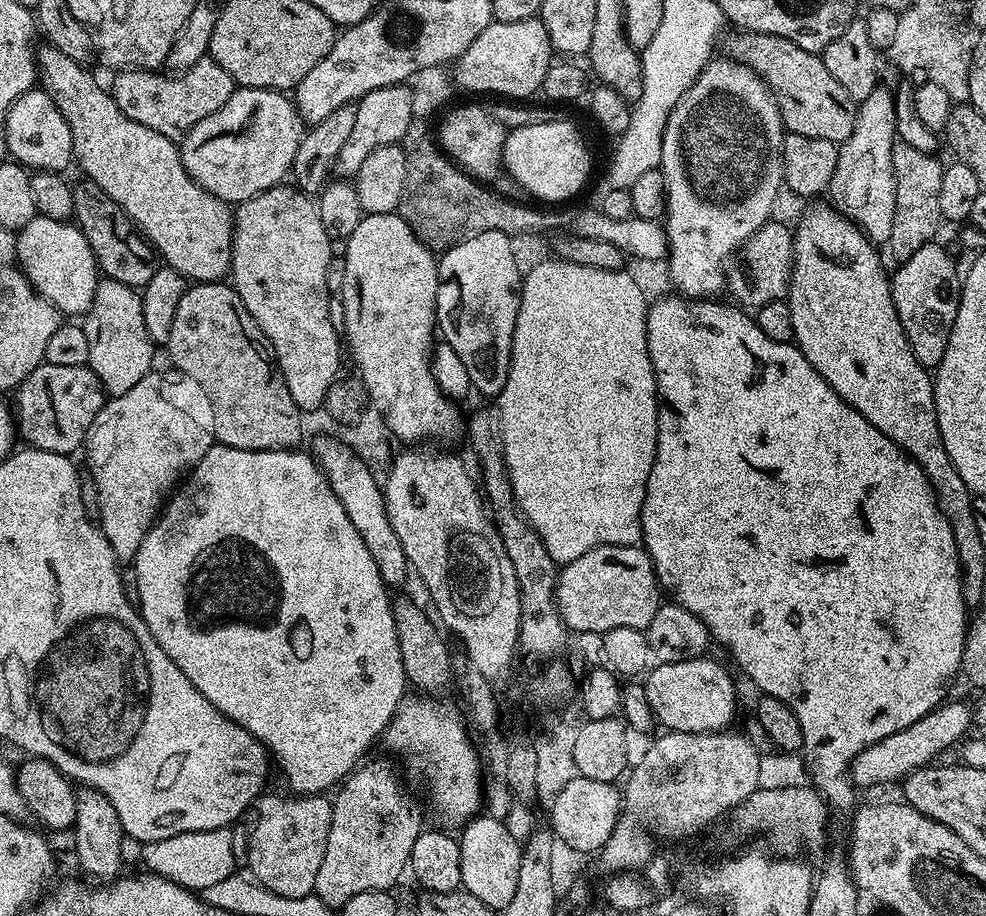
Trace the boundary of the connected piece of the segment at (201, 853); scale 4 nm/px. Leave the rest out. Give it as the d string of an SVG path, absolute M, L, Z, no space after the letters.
M231 827L218 830L198 830L186 834L174 834L170 838L158 838L143 845L140 860L153 876L161 876L183 888L191 888L203 894L208 886L217 885L237 871L236 844L232 841Z

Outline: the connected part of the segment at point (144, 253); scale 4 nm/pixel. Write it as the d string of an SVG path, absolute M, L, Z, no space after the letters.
M85 179L83 183L72 189L72 216L94 254L97 269L109 280L143 290L156 273L157 253L114 198L107 196L93 180Z

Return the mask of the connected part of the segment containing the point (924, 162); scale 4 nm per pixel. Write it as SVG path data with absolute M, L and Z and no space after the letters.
M897 142L892 151L894 162L894 178L896 179L896 209L894 210L894 226L890 226L890 238L887 247L903 262L910 258L922 246L933 243L936 227L942 224L938 194L942 187L942 174L945 165L936 161L937 157L929 152L914 150L914 146L906 146Z

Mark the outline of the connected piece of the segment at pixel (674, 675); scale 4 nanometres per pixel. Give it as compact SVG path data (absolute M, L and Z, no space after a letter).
M699 658L680 661L677 664L657 663L656 668L647 673L648 680L643 681L646 698L650 702L650 710L657 721L665 725L665 729L673 732L723 732L729 727L732 715L736 712L736 688L728 677L728 672L716 660Z

